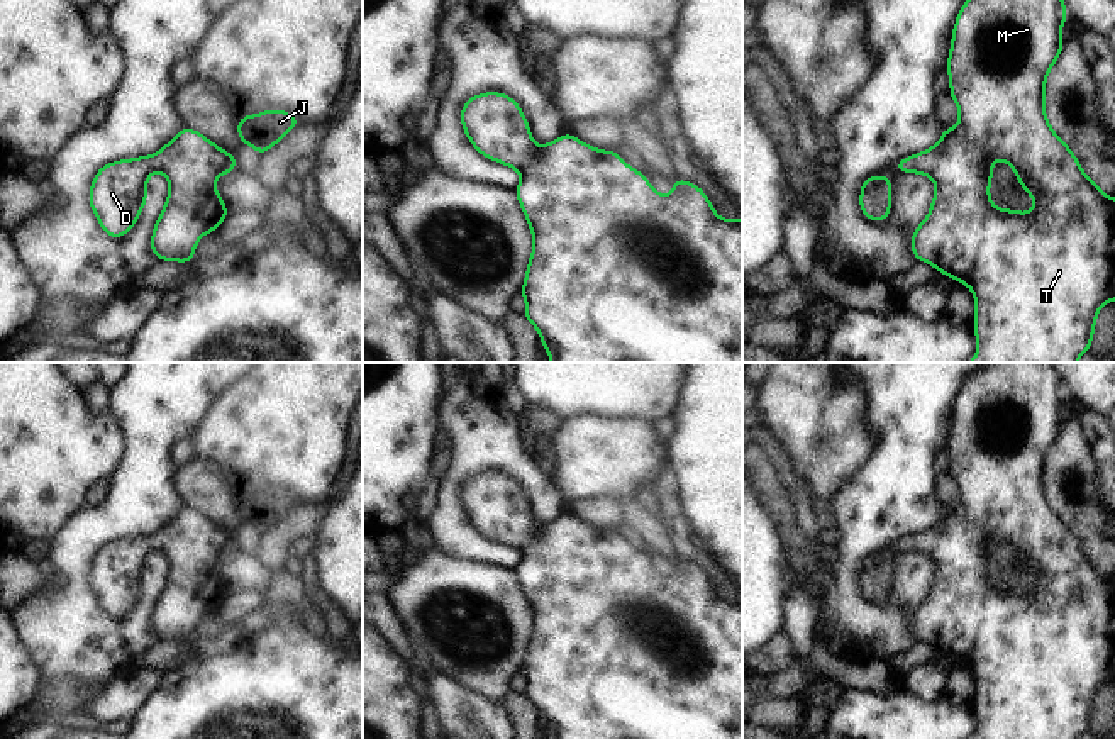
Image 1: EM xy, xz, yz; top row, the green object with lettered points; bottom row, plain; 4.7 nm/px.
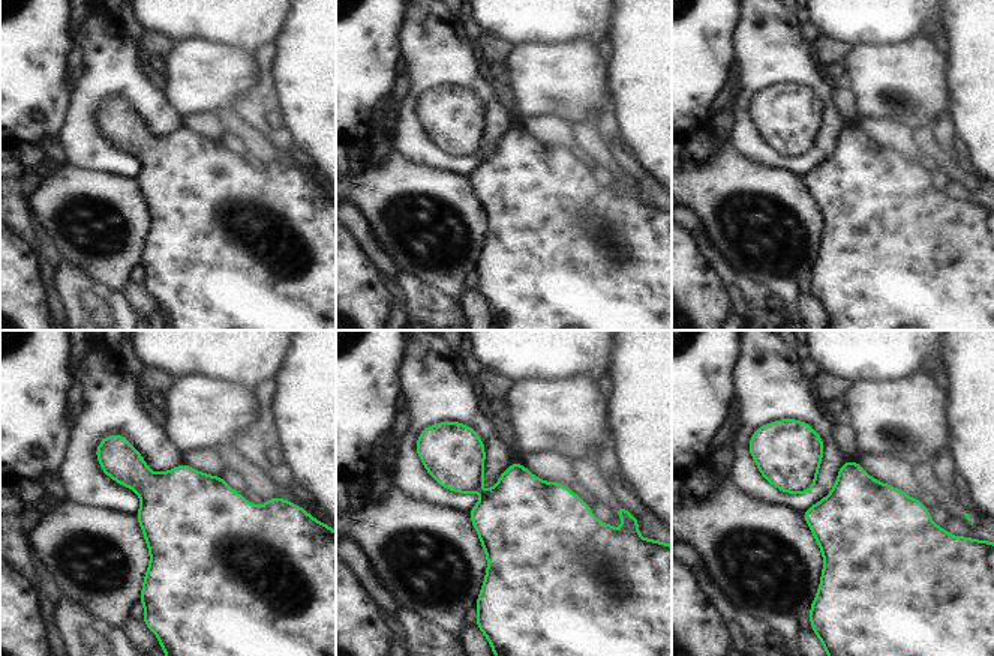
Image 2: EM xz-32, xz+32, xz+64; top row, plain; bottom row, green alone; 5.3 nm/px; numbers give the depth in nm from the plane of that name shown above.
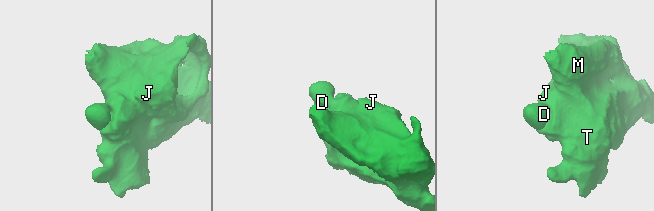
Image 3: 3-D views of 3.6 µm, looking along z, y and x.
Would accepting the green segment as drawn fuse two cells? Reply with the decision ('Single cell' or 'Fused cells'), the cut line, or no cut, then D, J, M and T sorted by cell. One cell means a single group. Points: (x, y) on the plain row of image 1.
Single cell. No split. Groups: D J M T.

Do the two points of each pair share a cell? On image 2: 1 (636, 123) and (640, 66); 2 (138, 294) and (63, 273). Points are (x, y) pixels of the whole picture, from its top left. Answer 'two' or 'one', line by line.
1: one
2: two

